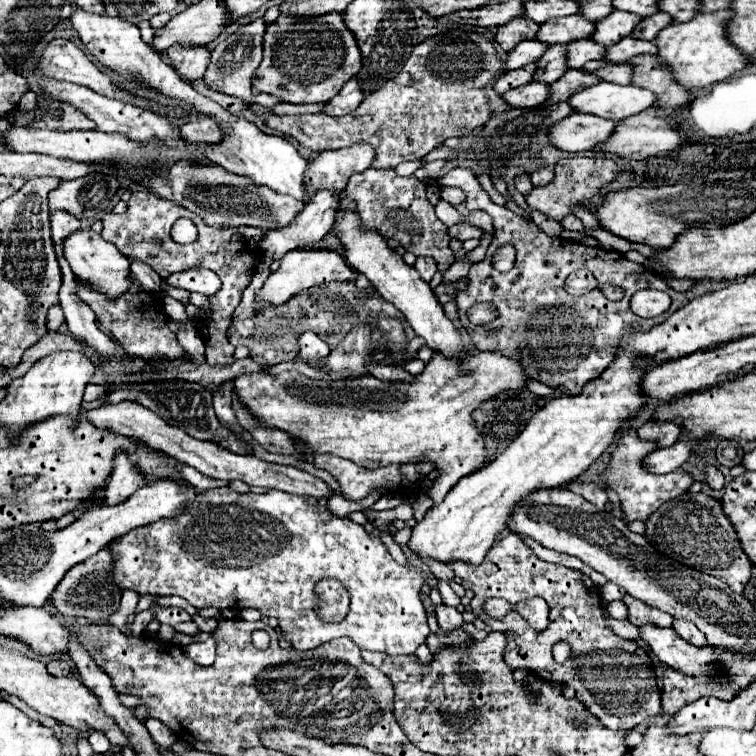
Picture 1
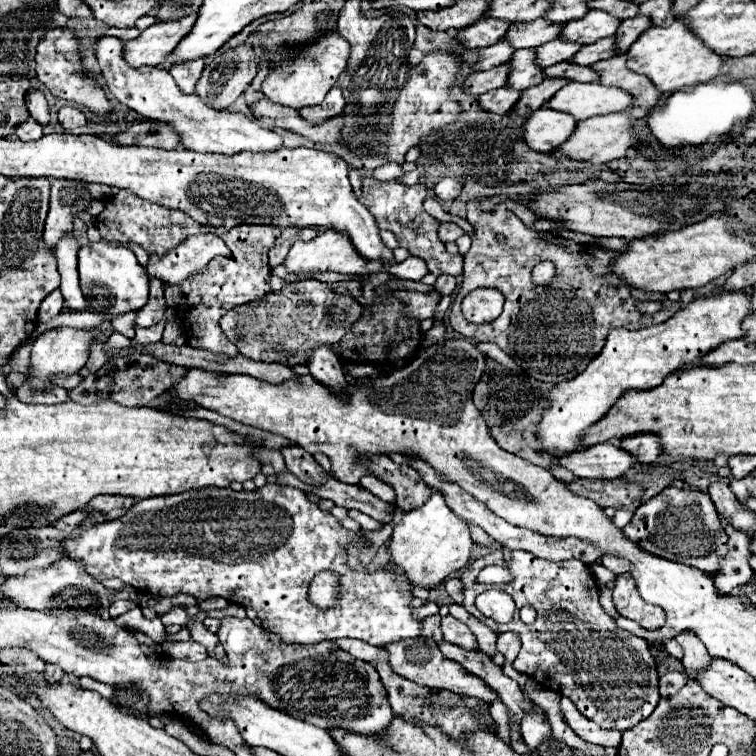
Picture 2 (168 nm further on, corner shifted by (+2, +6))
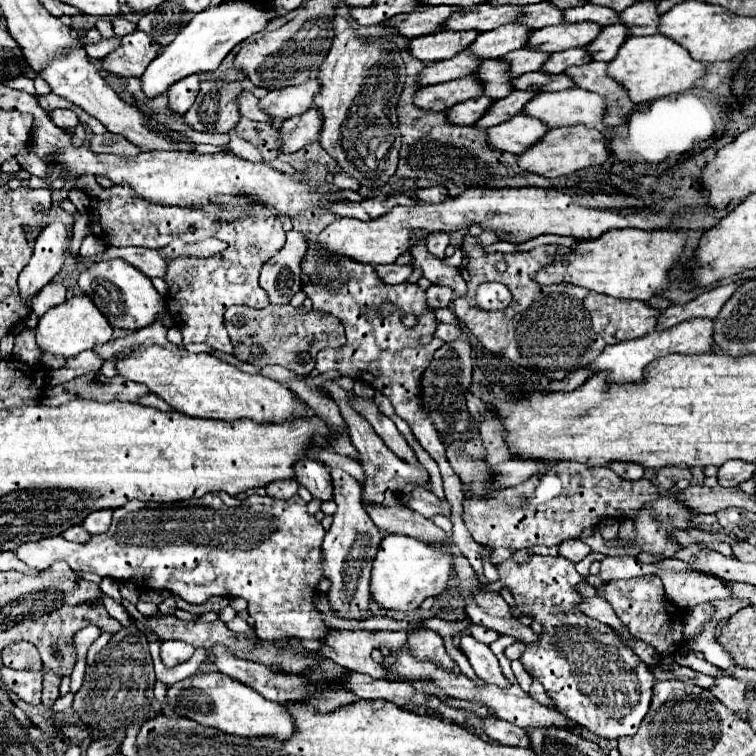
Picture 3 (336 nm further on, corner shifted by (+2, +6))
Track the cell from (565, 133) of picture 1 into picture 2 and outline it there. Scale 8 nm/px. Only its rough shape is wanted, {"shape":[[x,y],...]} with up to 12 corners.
{"shape":[[539,108],[523,124],[535,152],[551,152],[575,130],[569,114]]}

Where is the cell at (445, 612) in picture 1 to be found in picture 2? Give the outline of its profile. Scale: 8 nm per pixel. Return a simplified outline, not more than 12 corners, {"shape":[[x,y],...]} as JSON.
{"shape":[[445,616],[441,630],[447,642],[477,652],[473,632],[453,616]]}

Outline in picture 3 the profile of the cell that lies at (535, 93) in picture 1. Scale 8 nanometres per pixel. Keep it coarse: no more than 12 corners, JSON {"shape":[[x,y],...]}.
{"shape":[[489,96],[465,100],[449,110],[449,120],[475,124],[493,104]]}

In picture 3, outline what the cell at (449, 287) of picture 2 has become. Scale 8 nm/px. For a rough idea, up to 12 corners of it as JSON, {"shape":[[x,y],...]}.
{"shape":[[431,286],[427,304],[431,310],[447,308],[453,290]]}

